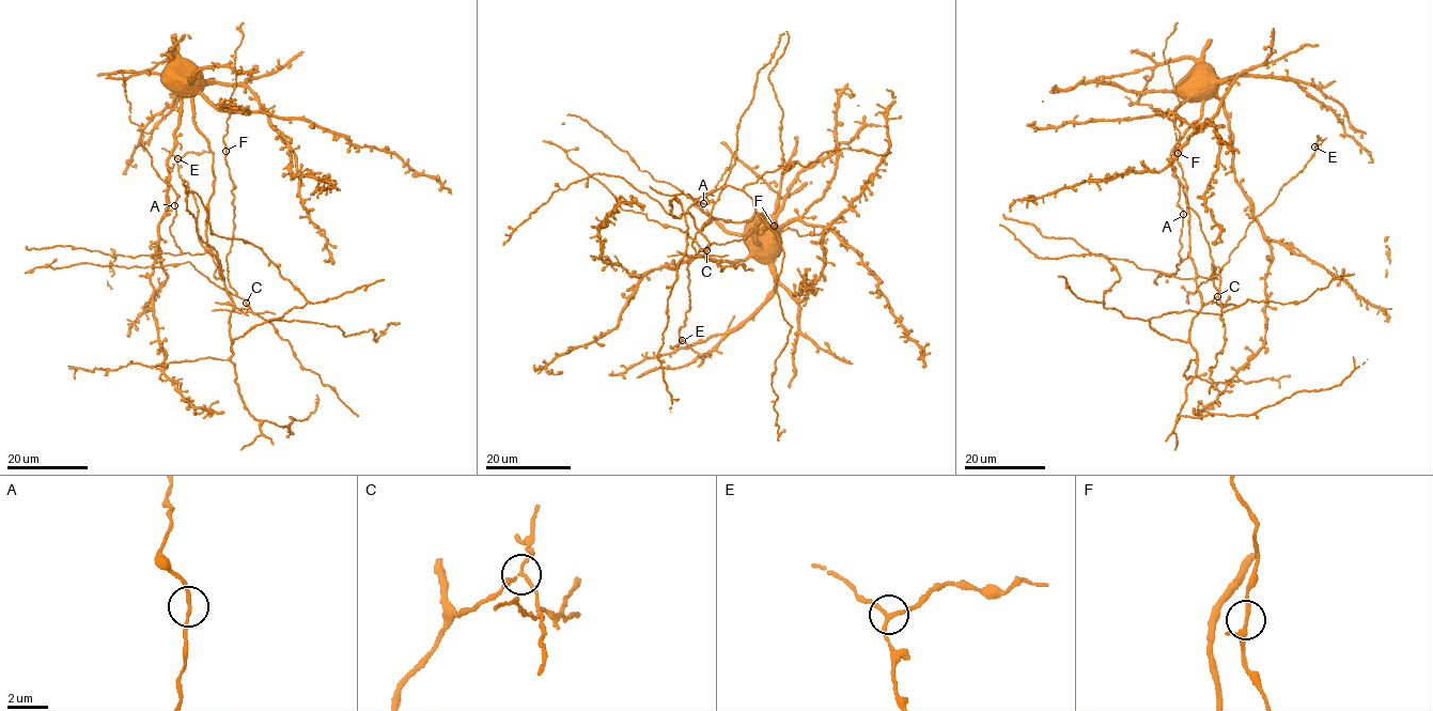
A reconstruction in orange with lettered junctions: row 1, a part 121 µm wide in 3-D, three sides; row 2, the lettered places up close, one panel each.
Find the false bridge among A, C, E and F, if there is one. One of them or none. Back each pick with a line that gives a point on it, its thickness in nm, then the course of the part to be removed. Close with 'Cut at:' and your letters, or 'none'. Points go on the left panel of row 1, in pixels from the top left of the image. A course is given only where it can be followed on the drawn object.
C: Place: (246, 303). Thickness 150 nm. Course of the part to remove: (245, 304), (274, 326), (276, 334), (289, 342), (295, 358), (306, 369), (320, 375), (323, 384), (358, 416)
Cut at: C

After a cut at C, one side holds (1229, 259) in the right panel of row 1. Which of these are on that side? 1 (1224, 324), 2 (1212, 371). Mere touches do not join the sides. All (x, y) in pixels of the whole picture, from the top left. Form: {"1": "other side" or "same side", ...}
{"1": "other side", "2": "other side"}

